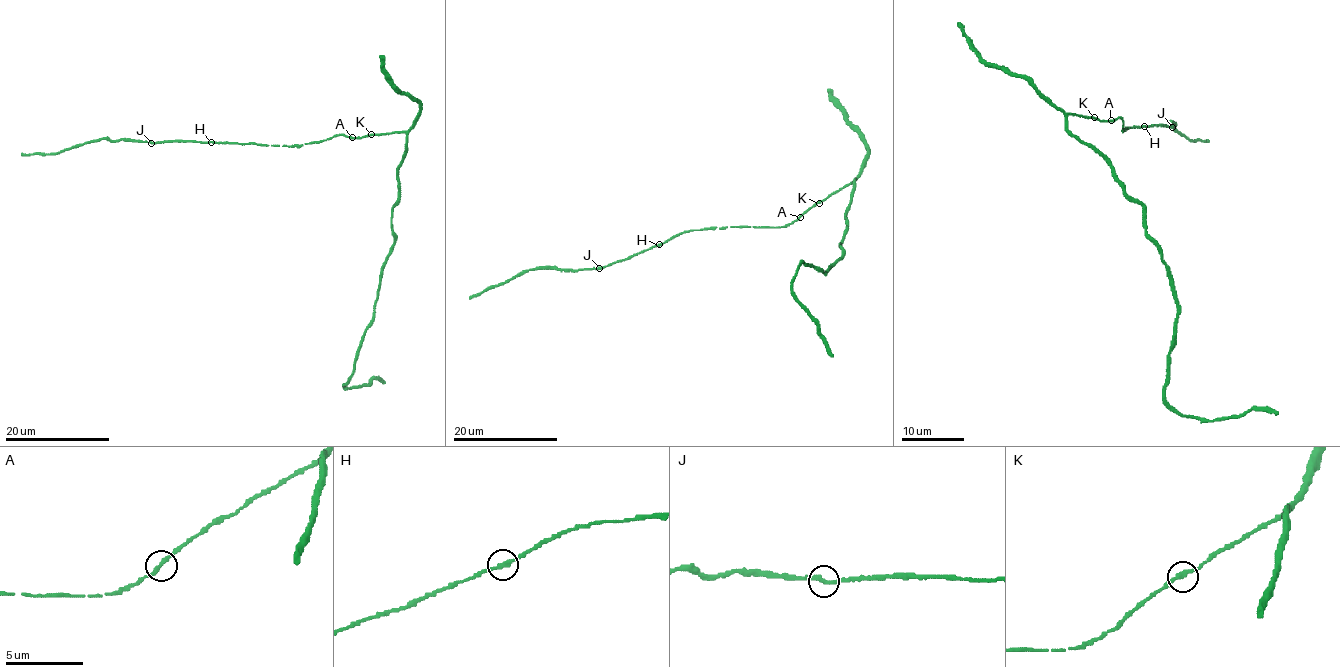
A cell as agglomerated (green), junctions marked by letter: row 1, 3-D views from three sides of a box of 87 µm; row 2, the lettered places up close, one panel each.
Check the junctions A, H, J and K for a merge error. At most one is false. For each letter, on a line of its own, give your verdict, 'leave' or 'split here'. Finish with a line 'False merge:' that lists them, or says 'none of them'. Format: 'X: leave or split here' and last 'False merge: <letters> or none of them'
A: leave
H: leave
J: leave
K: leave
False merge: none of them

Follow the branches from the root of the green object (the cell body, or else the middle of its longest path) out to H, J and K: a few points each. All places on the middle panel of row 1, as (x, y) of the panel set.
H: (846, 187), (817, 201), (794, 221), (780, 227), (705, 227), (679, 233), (659, 244)
J: (846, 187), (817, 201), (794, 221), (780, 227), (726, 226), (688, 230), (599, 268)
K: (846, 187), (819, 203)

